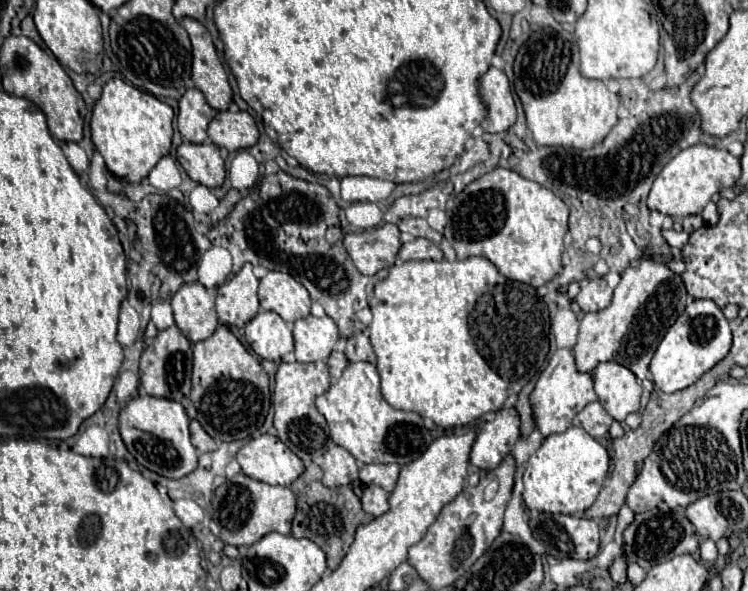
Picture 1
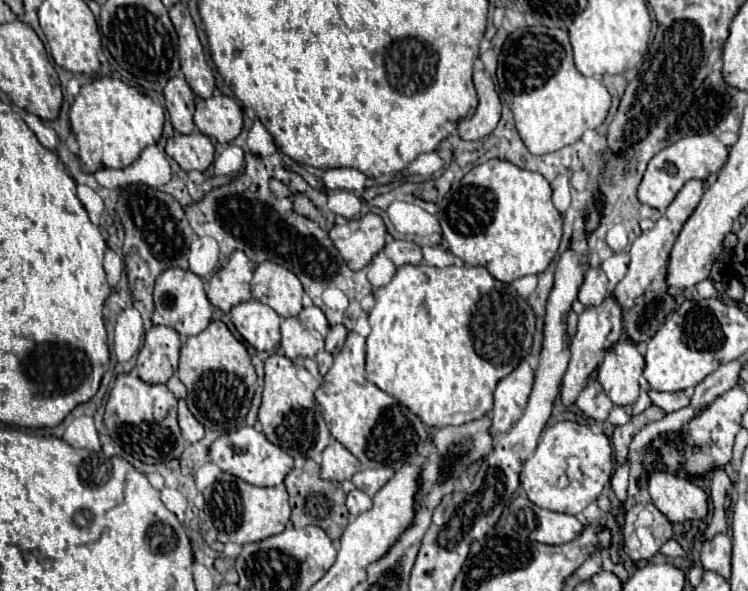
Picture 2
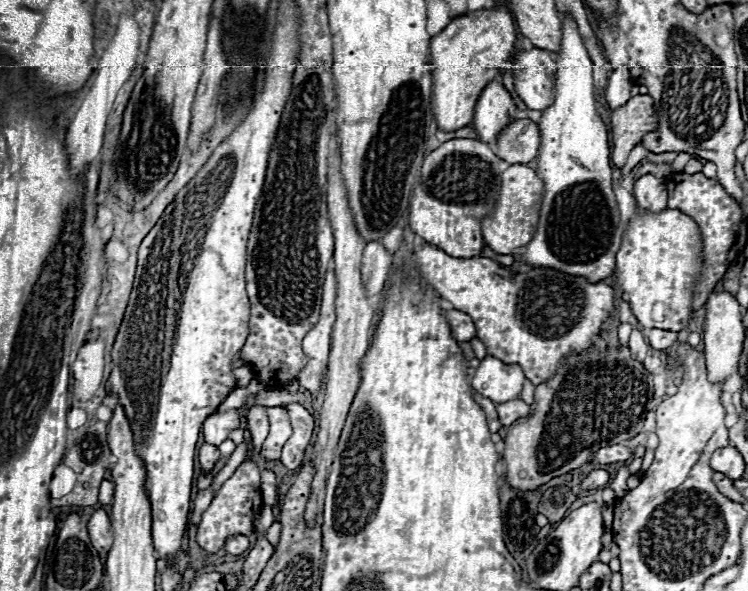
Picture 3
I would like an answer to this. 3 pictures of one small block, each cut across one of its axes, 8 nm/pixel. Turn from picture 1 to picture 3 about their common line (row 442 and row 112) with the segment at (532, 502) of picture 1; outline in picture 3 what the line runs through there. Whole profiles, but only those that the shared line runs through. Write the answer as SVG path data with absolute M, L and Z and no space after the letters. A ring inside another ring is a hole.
M562 16L562 42L552 60L556 64L556 96L538 120L540 152L536 172L544 182L544 192L536 232L526 244L522 260L530 268L552 268L570 276L586 276L590 282L602 282L616 266L614 256L622 240L622 220L612 192L608 132L594 98L592 60L572 16Z

